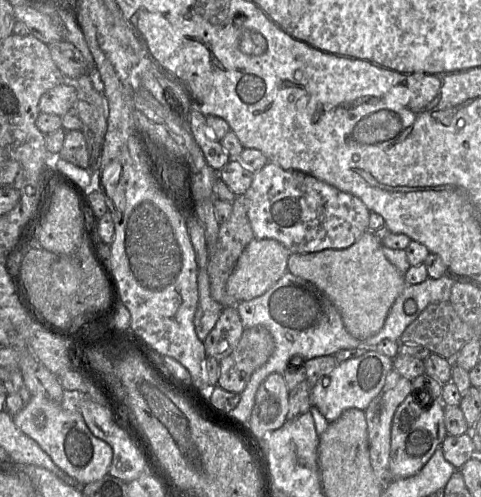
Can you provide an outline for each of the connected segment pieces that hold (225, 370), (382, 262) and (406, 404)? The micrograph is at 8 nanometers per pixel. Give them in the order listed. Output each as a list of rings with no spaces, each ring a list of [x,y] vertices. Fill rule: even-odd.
[[[265,327],[244,329],[233,352],[219,361],[217,385],[226,391],[240,394],[252,374],[269,359],[273,350],[273,337]]]
[[[367,231],[360,238],[358,238],[351,246],[345,249],[324,249],[318,252],[311,253],[290,253],[288,258],[288,266],[287,269],[295,276],[298,276],[304,280],[309,281],[314,284],[336,307],[338,312],[341,315],[343,320],[343,324],[346,330],[357,339],[367,339],[375,334],[377,334],[381,328],[383,327],[386,318],[389,314],[389,311],[395,301],[395,299],[401,294],[404,287],[406,286],[406,282],[404,276],[398,271],[398,269],[385,257],[384,252],[382,250],[382,242],[380,242],[374,235],[375,231]]]
[[[418,391],[414,394],[410,392],[405,400],[398,406],[395,411],[392,420],[391,427],[391,450],[390,450],[390,460],[389,468],[393,479],[407,478],[417,474],[424,465],[429,461],[432,455],[435,453],[437,448],[441,445],[445,437],[447,436],[445,423],[444,423],[444,404],[442,401],[431,401],[430,408],[428,410],[423,410],[425,405],[420,400],[415,400],[415,396]]]

